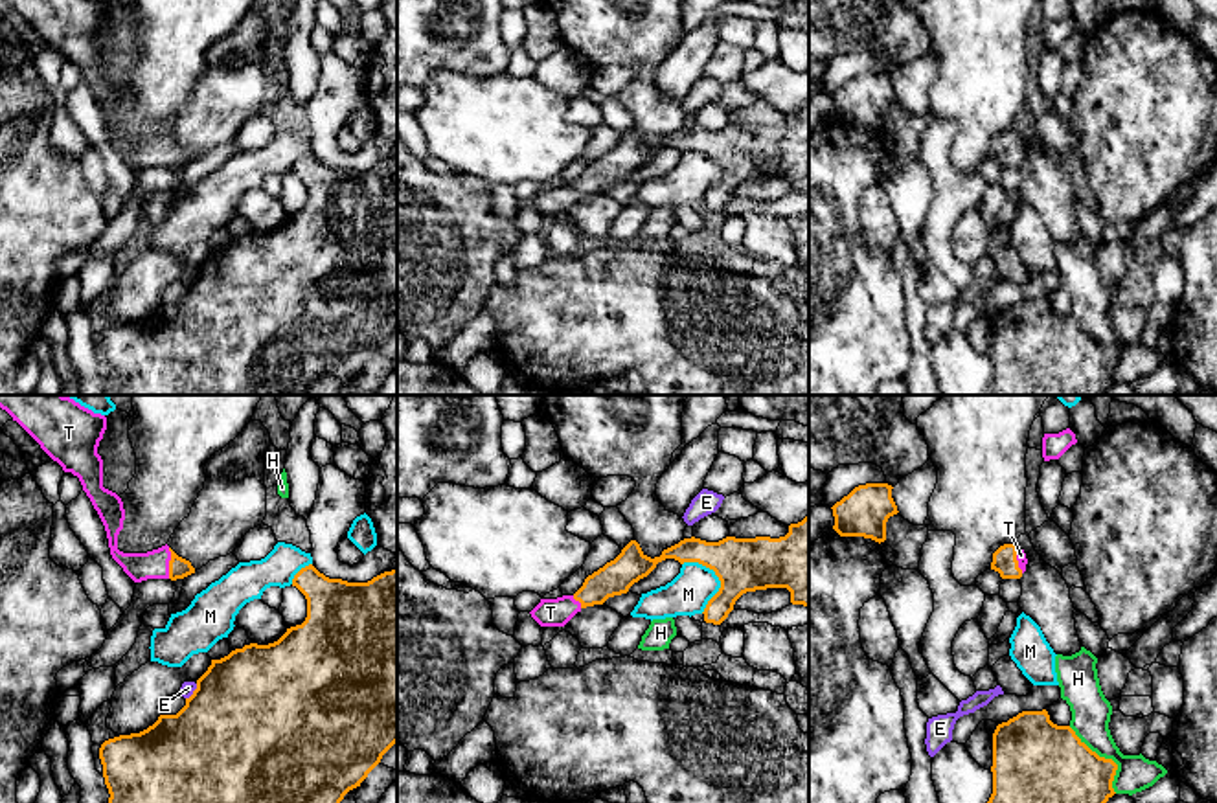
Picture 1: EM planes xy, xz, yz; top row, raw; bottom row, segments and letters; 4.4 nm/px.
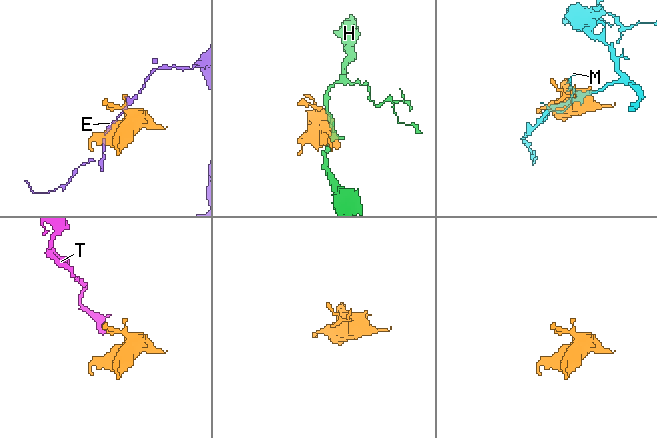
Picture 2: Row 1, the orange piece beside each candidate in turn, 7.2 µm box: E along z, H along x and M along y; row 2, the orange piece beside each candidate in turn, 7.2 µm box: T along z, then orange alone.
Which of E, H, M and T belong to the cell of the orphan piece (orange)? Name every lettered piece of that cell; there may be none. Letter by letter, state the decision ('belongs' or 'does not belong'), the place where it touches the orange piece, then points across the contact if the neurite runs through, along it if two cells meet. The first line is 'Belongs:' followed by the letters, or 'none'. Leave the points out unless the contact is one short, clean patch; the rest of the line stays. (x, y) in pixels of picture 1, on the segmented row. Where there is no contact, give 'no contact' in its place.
Belongs: T
E: does not belong; contact xy (193, 691)
H: does not belong; contact yz (1107, 759)
M: does not belong; contact xz (717, 576)
T: belongs; contact xy (170, 563); way xy (179, 568), (170, 563), (153, 565)

